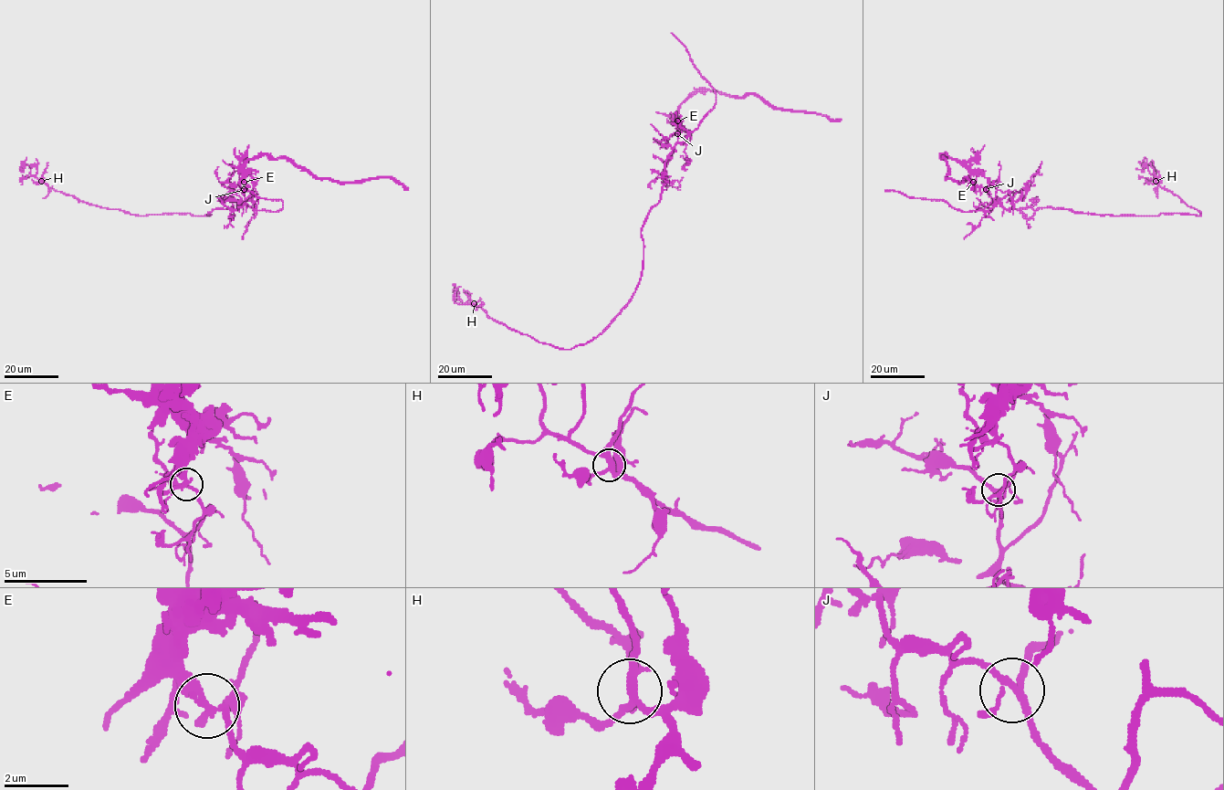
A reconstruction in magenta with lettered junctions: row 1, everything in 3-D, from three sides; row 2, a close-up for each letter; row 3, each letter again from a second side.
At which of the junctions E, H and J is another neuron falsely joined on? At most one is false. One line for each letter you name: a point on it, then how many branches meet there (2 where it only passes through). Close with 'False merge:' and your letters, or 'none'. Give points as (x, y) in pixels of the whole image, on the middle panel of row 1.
E: at (677, 121); 4 branches meet
False merge: E

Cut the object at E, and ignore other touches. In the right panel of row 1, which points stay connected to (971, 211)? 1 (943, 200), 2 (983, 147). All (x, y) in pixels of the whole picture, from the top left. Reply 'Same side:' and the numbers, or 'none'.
Same side: 1

